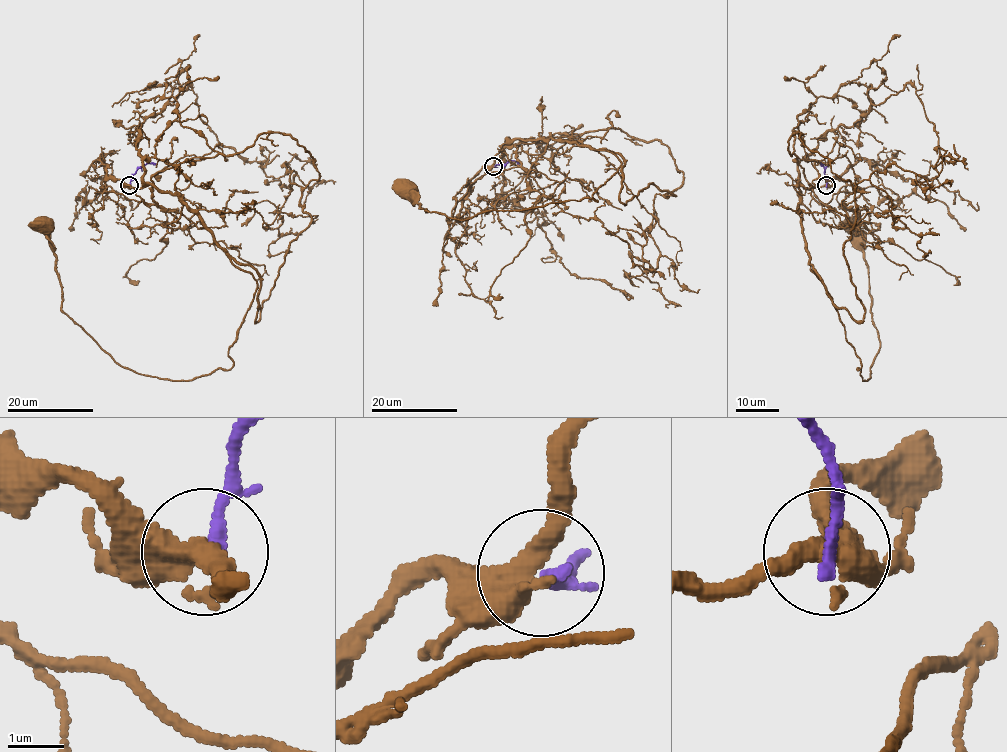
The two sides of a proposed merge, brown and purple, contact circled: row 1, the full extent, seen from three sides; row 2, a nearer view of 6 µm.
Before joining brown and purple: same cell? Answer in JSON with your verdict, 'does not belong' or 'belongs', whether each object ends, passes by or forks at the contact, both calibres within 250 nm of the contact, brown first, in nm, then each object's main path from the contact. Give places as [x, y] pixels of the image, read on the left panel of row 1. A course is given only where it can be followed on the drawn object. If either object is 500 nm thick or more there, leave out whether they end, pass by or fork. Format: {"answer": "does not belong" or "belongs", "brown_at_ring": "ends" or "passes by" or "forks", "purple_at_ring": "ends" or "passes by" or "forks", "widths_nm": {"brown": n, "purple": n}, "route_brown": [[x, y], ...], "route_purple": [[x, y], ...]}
{"answer": "does not belong", "brown_at_ring": "forks", "purple_at_ring": "ends", "widths_nm": {"brown": 360, "purple": 240}, "route_brown": [[129, 185], [176, 193], [256, 282], [229, 369], [191, 380], [123, 368], [61, 308], [43, 224]], "route_purple": [[129, 185], [130, 177], [138, 168], [156, 164]]}

